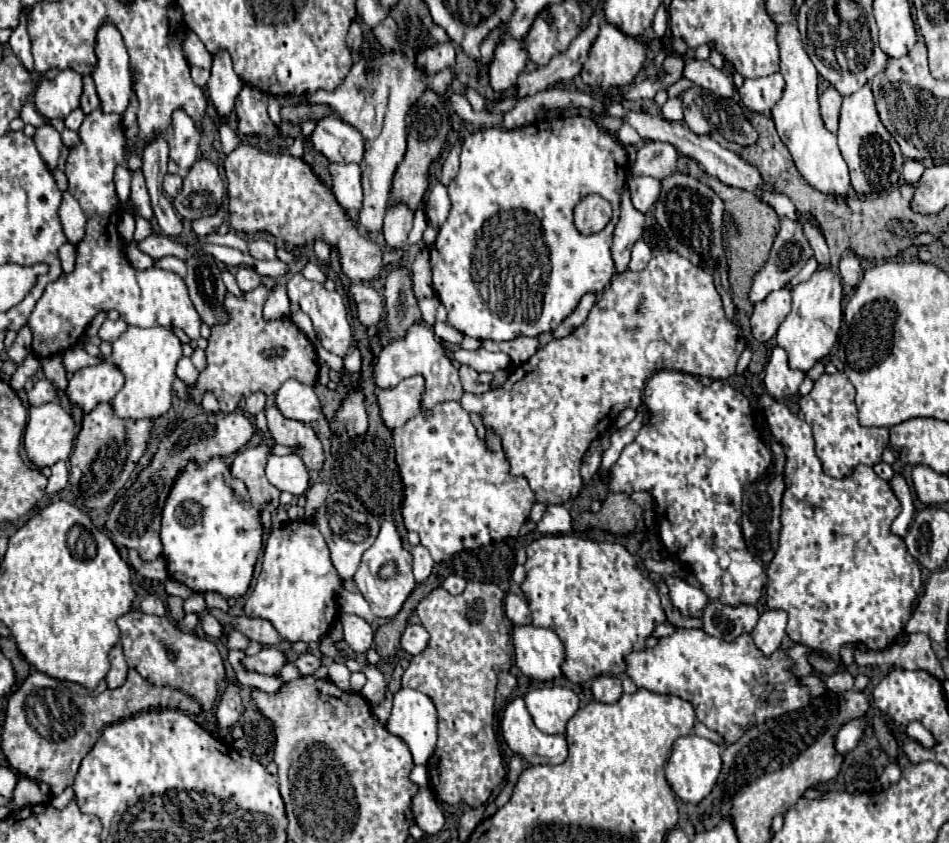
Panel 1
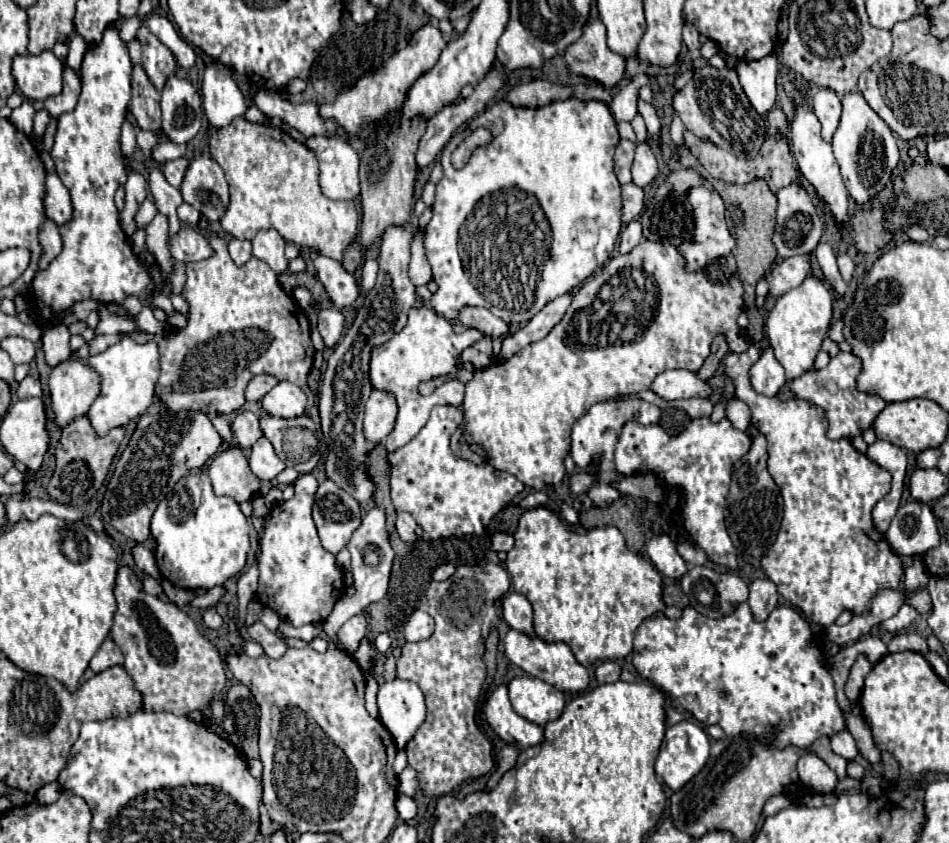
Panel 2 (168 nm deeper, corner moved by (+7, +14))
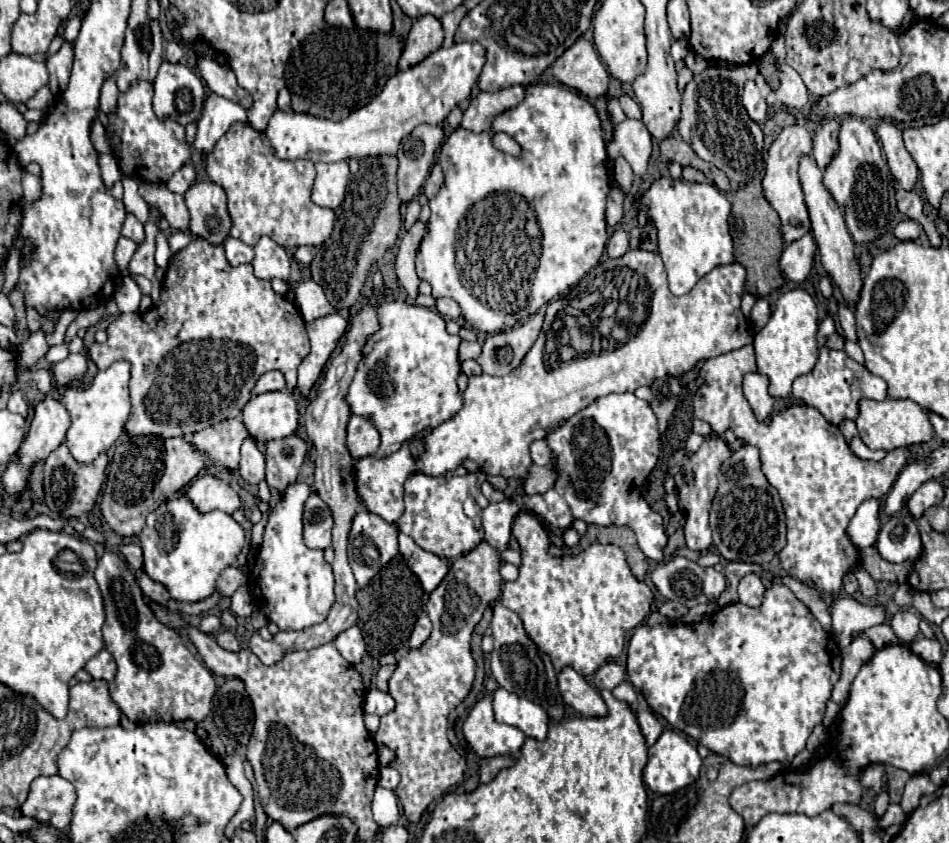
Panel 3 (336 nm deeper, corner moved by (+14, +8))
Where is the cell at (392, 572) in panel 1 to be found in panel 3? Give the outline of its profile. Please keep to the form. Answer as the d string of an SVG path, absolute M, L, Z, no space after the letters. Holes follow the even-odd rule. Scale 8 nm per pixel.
M360 509L356 513L356 519L352 521L352 531L348 537L348 561L352 567L352 573L356 577L356 583L360 589L366 589L372 577L394 557L398 555L398 539L396 539L398 527L384 523L378 515Z

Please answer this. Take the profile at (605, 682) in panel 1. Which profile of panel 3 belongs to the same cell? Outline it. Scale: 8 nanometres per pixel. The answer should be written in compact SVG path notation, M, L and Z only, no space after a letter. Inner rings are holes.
M614 661L602 665L596 673L594 673L594 685L602 691L602 689L614 689L616 685L620 685L624 681L624 671L622 667L618 667Z

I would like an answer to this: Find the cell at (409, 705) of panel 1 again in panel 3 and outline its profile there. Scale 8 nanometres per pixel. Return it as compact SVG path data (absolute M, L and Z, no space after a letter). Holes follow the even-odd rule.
M372 687L368 693L366 693L366 699L364 699L364 711L366 713L374 713L374 715L386 715L386 713L392 713L396 709L396 701L392 699L390 693L384 693L376 687Z

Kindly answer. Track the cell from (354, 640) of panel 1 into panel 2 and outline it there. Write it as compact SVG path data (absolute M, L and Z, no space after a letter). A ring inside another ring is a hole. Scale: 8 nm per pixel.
M353 615L339 631L337 631L337 639L343 643L347 653L355 653L359 643L363 641L363 637L369 633L369 625L367 625L367 617L365 615Z

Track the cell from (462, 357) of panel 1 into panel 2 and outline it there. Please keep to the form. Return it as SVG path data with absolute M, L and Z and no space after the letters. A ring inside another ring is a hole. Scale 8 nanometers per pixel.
M423 305L423 307L413 307L409 311L409 319L405 327L399 333L395 333L395 337L391 337L387 343L373 349L371 363L369 363L371 385L373 389L389 391L395 397L399 409L395 429L387 435L383 443L387 453L393 453L395 449L409 443L419 433L419 429L427 423L429 413L435 405L459 407L463 403L465 384L457 379L445 381L427 397L423 397L417 391L417 387L419 383L429 381L433 377L449 377L455 371L459 371L459 363L457 363L459 355L477 339L481 339L481 333L477 329L467 329L465 335L457 335L445 317L439 317L439 313Z

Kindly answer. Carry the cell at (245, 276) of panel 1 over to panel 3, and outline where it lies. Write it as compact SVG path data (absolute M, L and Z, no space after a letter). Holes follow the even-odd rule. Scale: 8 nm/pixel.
M228 237L224 241L224 249L226 249L226 259L232 267L236 265L242 265L242 263L250 263L254 259L254 249L246 243L242 243L240 239L234 239L234 237Z

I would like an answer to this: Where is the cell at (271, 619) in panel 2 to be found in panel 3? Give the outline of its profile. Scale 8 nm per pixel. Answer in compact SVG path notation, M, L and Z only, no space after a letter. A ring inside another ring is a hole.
M226 567L218 581L216 581L216 591L220 593L220 597L232 597L234 591L244 583L244 575L238 567Z

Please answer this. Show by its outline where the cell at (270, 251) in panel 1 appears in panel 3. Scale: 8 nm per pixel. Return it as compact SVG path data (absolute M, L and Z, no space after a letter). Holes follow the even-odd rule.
M262 237L254 245L254 253L252 267L258 279L282 279L290 289L294 289L290 285L290 257L274 239Z

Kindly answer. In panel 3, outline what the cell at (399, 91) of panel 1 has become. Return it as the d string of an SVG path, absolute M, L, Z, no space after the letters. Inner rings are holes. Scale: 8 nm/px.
M424 15L424 17L416 19L410 29L410 35L404 43L404 51L396 65L396 71L406 71L406 69L422 63L430 53L434 53L436 49L442 47L442 41L444 41L444 33L442 33L442 25L436 17Z

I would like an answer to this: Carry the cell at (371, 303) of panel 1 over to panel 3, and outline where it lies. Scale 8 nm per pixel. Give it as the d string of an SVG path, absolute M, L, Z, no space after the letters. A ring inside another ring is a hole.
M306 279L306 281L298 283L296 305L300 307L300 313L306 323L312 323L314 319L326 317L336 311L336 307L326 299L324 289L314 279Z

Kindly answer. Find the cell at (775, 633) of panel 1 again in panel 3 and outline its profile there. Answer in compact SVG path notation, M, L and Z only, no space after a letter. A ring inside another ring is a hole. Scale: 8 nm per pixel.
M748 573L740 579L738 583L738 595L740 595L740 603L748 605L748 607L760 607L762 599L764 599L766 587L762 583L762 579L754 573Z

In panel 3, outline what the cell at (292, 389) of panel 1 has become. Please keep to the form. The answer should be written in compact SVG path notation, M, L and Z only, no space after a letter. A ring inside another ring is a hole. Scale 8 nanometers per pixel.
M288 391L262 393L246 403L242 421L256 441L288 437L298 429L298 407Z

